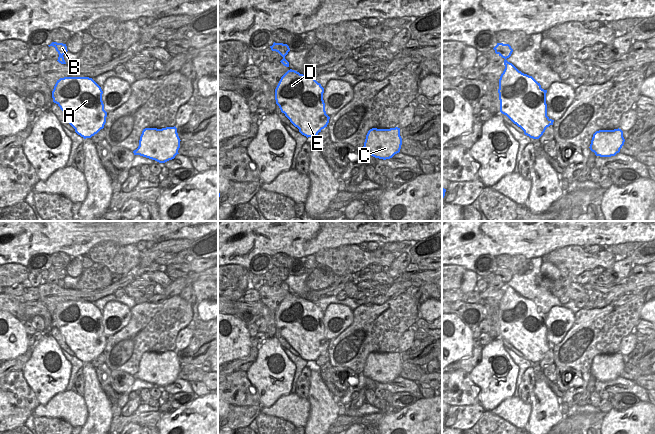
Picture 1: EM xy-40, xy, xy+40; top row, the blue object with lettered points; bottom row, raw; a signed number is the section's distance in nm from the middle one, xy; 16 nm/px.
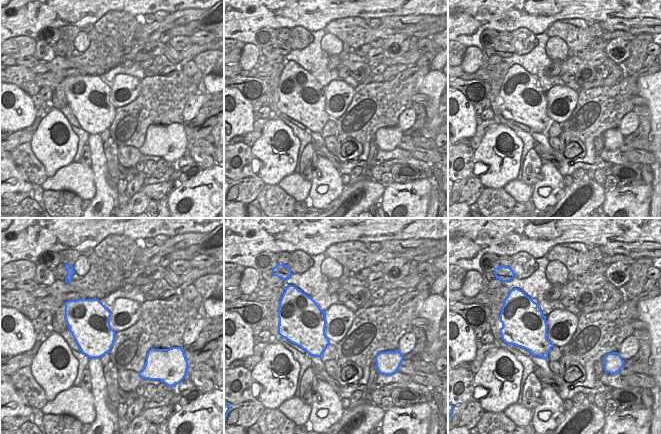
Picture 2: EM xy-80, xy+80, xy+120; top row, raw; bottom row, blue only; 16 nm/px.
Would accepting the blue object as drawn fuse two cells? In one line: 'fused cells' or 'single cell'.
single cell

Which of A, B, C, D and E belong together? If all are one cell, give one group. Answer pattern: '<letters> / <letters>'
A B C D E

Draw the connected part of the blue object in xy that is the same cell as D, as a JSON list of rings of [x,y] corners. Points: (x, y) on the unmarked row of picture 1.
[[[290,293],[275,313],[275,324],[302,359],[316,361],[330,343],[325,335],[323,317],[324,312],[313,301]]]

